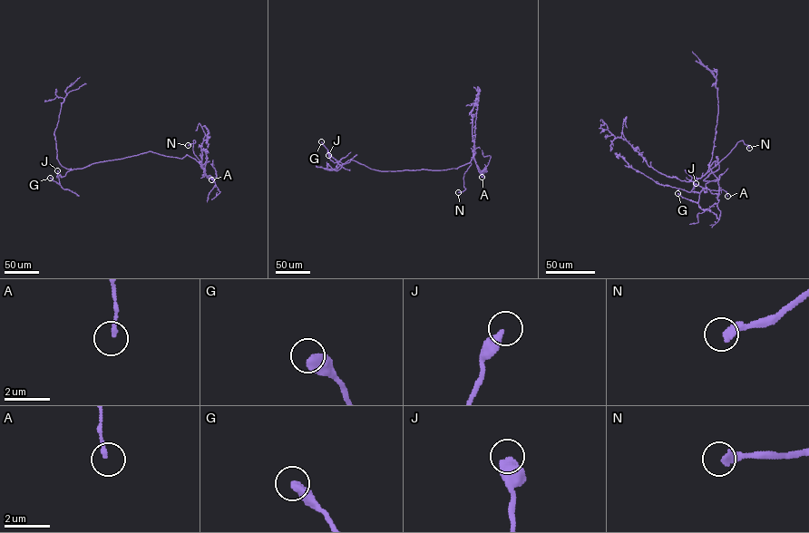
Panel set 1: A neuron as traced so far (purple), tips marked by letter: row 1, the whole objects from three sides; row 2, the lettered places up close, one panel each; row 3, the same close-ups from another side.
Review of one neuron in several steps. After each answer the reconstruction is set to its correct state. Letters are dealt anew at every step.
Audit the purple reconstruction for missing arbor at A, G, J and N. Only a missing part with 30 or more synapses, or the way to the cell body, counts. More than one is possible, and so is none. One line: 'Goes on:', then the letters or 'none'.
Goes on: N

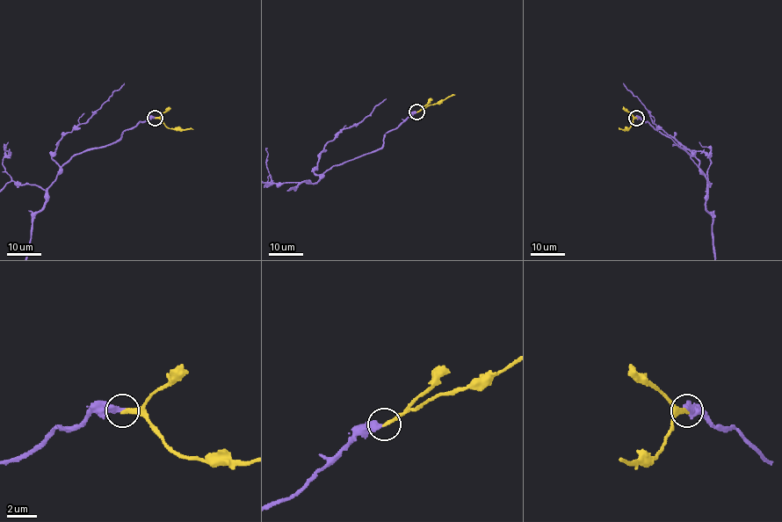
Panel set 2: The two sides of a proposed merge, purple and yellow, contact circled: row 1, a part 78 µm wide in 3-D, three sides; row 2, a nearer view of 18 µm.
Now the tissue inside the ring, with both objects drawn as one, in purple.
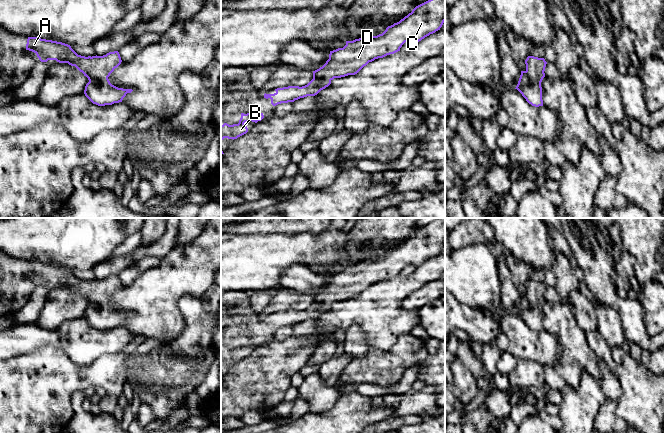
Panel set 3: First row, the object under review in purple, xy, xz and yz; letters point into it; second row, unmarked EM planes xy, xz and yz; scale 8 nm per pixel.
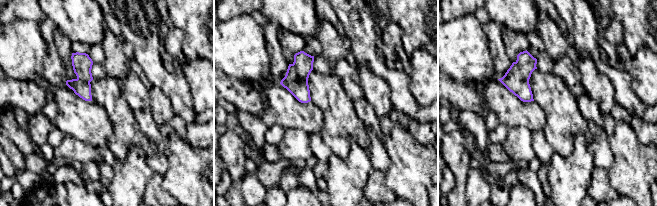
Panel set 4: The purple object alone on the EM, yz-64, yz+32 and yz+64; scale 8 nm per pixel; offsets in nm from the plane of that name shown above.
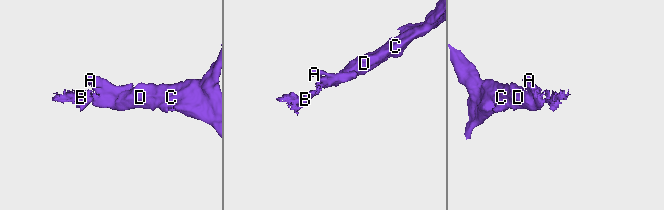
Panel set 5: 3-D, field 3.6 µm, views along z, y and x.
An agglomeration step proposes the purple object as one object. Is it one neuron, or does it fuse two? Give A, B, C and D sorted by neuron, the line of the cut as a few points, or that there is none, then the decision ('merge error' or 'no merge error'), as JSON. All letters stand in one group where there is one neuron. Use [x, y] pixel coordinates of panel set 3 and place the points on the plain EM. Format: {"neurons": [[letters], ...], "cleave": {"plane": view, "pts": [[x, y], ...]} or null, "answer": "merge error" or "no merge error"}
{"neurons": [["A", "B", "C", "D"]], "cleave": null, "answer": "no merge error"}

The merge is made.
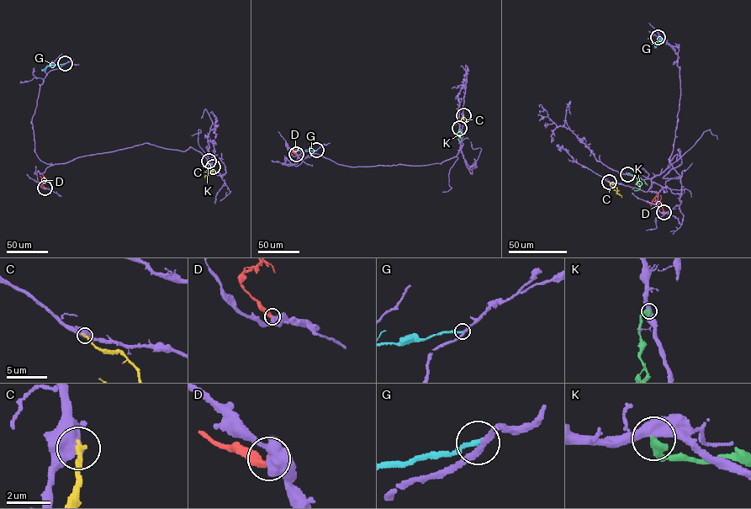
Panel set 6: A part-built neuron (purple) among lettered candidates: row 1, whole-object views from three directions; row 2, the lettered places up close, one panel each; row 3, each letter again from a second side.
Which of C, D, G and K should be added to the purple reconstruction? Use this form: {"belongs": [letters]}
{"belongs": []}

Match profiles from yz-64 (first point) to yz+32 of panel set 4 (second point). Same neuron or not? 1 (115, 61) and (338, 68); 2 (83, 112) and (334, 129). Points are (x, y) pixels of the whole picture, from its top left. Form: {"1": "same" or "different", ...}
{"1": "different", "2": "different"}

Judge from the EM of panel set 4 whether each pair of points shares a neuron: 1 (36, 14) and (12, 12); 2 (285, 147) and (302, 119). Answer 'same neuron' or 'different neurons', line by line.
1: same neuron
2: different neurons

